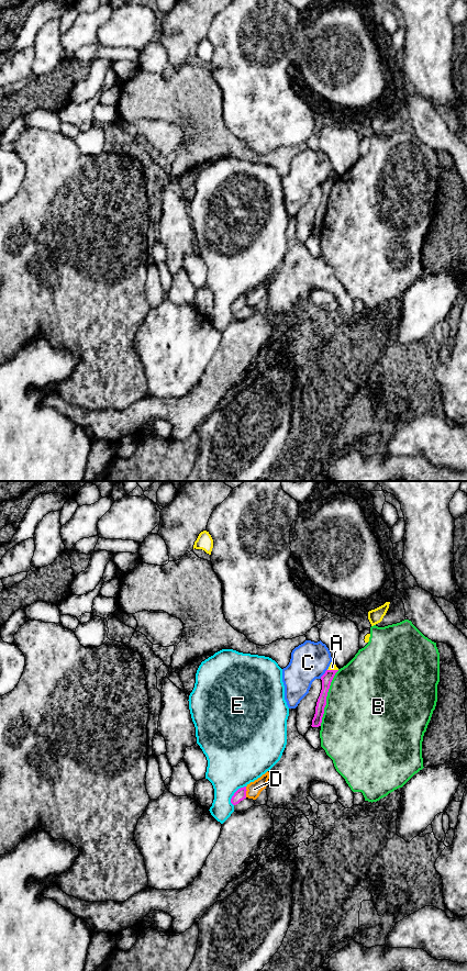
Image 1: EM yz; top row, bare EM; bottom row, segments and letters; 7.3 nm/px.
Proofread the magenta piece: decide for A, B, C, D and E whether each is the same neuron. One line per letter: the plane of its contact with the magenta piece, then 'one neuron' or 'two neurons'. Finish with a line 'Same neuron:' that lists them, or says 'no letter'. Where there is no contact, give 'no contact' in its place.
A: yz | two neurons
B: yz | two neurons
C: yz | two neurons
D: yz | two neurons
E: yz | two neurons
Same neuron: no letter

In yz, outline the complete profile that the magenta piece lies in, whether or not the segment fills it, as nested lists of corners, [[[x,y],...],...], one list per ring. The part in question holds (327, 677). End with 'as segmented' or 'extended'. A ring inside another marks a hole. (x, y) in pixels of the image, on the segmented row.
[[[326,670],[325,673],[321,677],[322,680],[322,690],[315,706],[315,714],[312,719],[312,727],[319,727],[322,723],[322,717],[324,714],[324,707],[326,705],[326,696],[331,685],[331,682],[338,670]]]; as segmented

